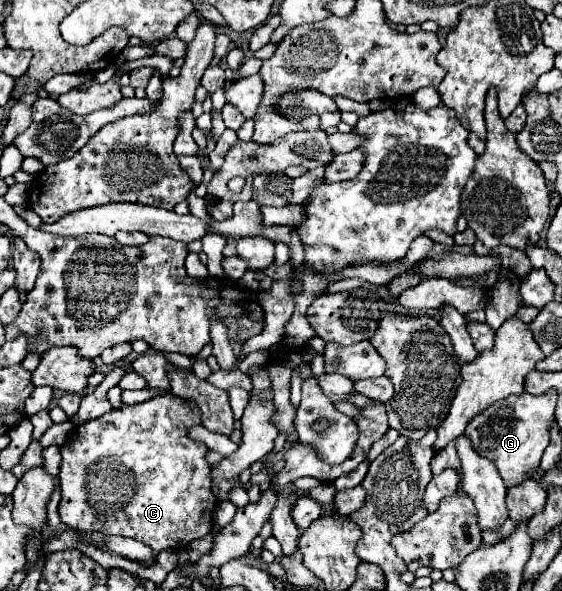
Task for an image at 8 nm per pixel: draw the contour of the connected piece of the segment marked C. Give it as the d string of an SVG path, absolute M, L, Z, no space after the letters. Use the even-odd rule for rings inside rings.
M163 394L135 406L123 406L103 414L103 420L89 420L75 428L61 450L59 516L67 528L81 532L101 532L131 536L149 544L155 554L163 548L179 550L195 538L213 532L213 510L217 498L211 490L209 464L205 460L207 446L189 438L189 428L201 424L201 410L195 402ZM97 458L121 458L133 474L137 474L137 494L125 510L113 514L93 514L89 498L85 498L85 466L93 466Z

